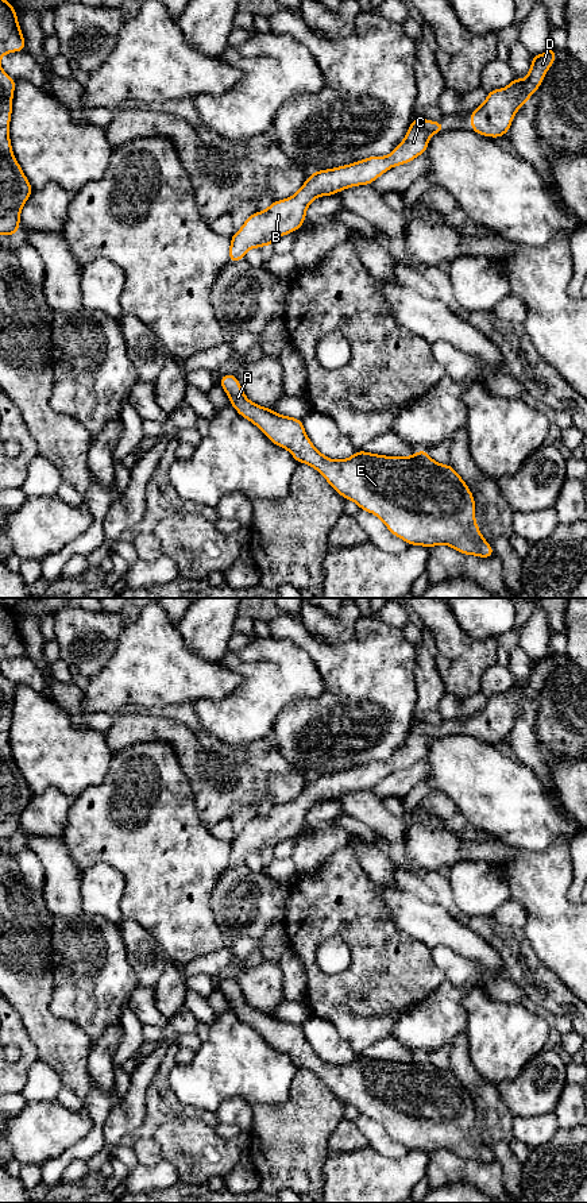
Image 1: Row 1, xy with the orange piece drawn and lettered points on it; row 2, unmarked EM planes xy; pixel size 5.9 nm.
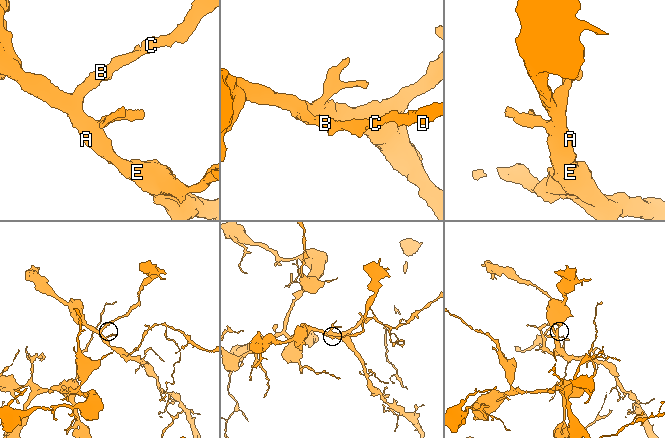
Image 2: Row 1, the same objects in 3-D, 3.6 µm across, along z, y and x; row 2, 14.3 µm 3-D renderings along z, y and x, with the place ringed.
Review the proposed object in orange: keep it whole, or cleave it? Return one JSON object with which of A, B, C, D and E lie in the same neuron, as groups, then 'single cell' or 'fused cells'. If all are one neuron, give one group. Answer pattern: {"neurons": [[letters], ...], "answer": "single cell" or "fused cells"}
{"neurons": [["A", "B", "C", "D", "E"]], "answer": "single cell"}

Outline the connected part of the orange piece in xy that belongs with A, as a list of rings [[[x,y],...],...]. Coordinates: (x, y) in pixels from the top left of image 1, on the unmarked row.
[[[233,978],[224,979],[219,990],[228,999],[229,1010],[256,1030],[269,1045],[287,1054],[297,1068],[306,1068],[316,1073],[341,1102],[354,1106],[362,1115],[375,1119],[390,1138],[409,1150],[432,1153],[445,1149],[464,1160],[486,1164],[494,1161],[494,1153],[478,1133],[474,1100],[451,1069],[435,1067],[426,1054],[408,1063],[385,1061],[362,1054],[343,1065],[327,1063],[312,1049],[302,1025],[251,1007]]]

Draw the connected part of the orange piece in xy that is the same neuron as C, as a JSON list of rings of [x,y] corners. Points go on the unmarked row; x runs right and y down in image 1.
[[[413,724],[405,744],[387,761],[372,760],[345,771],[313,776],[291,802],[273,806],[266,816],[246,824],[229,844],[228,868],[246,864],[250,853],[273,851],[279,841],[297,836],[306,825],[306,813],[318,801],[333,801],[347,793],[370,790],[389,774],[425,759],[430,741],[444,733],[444,728]]]

